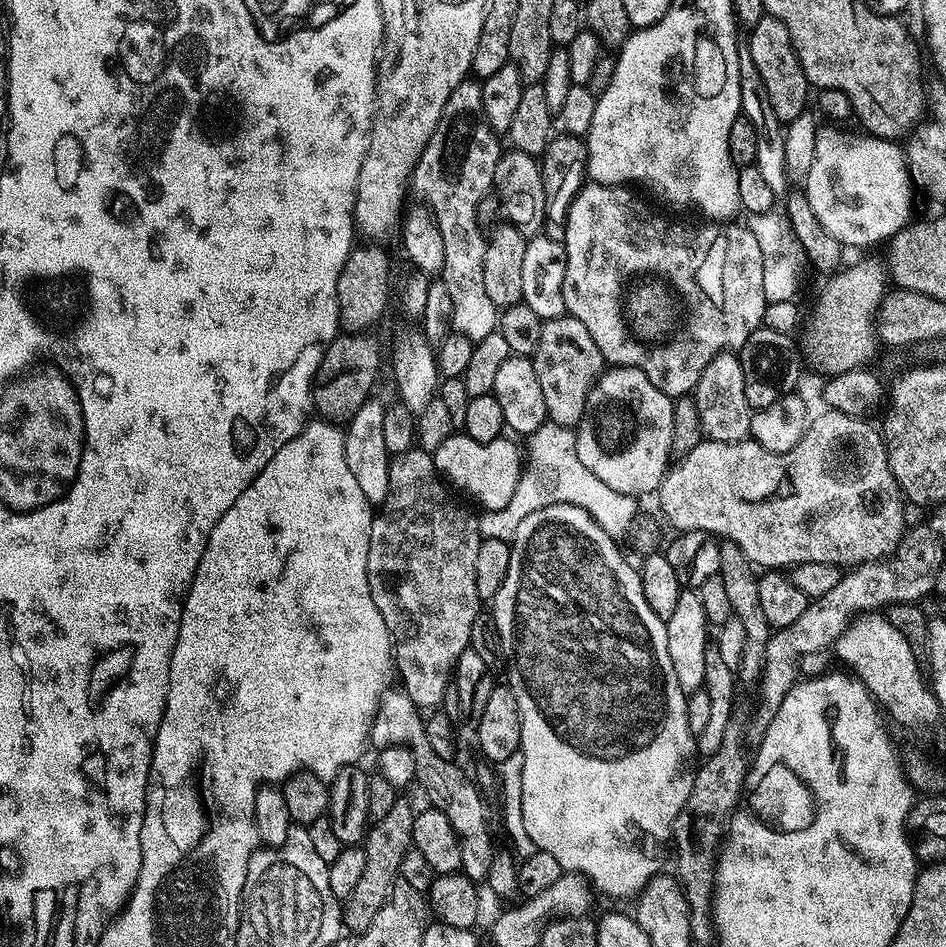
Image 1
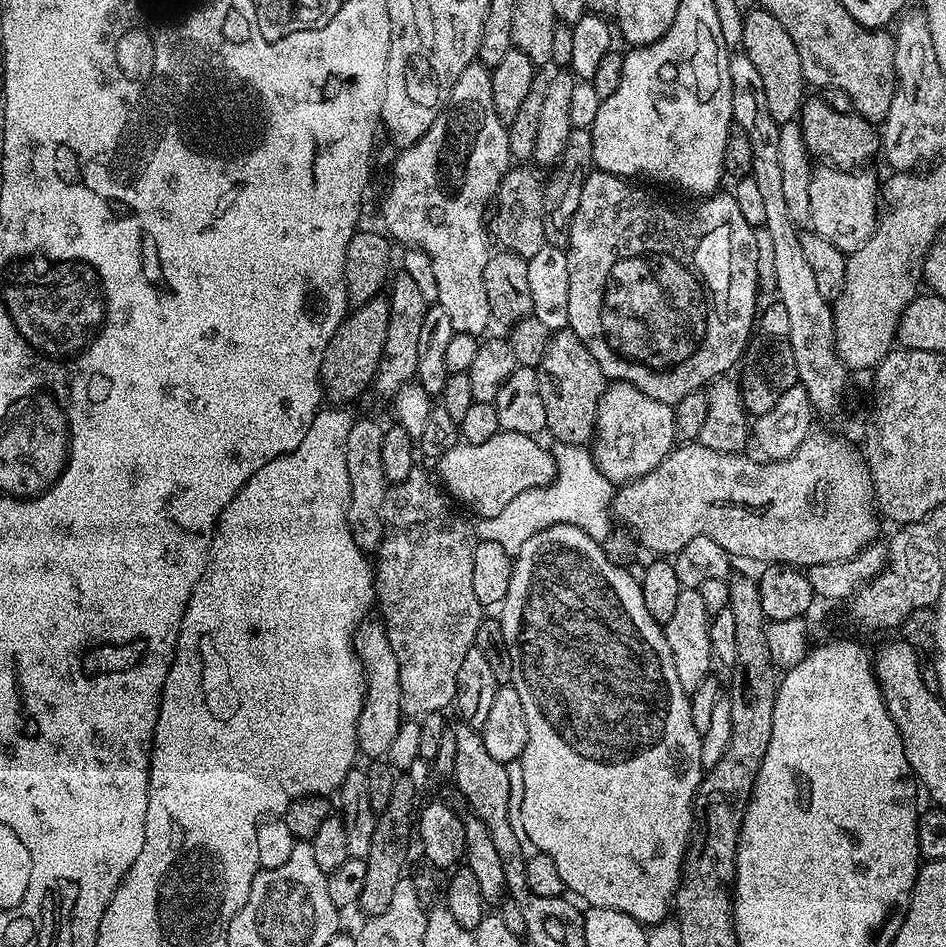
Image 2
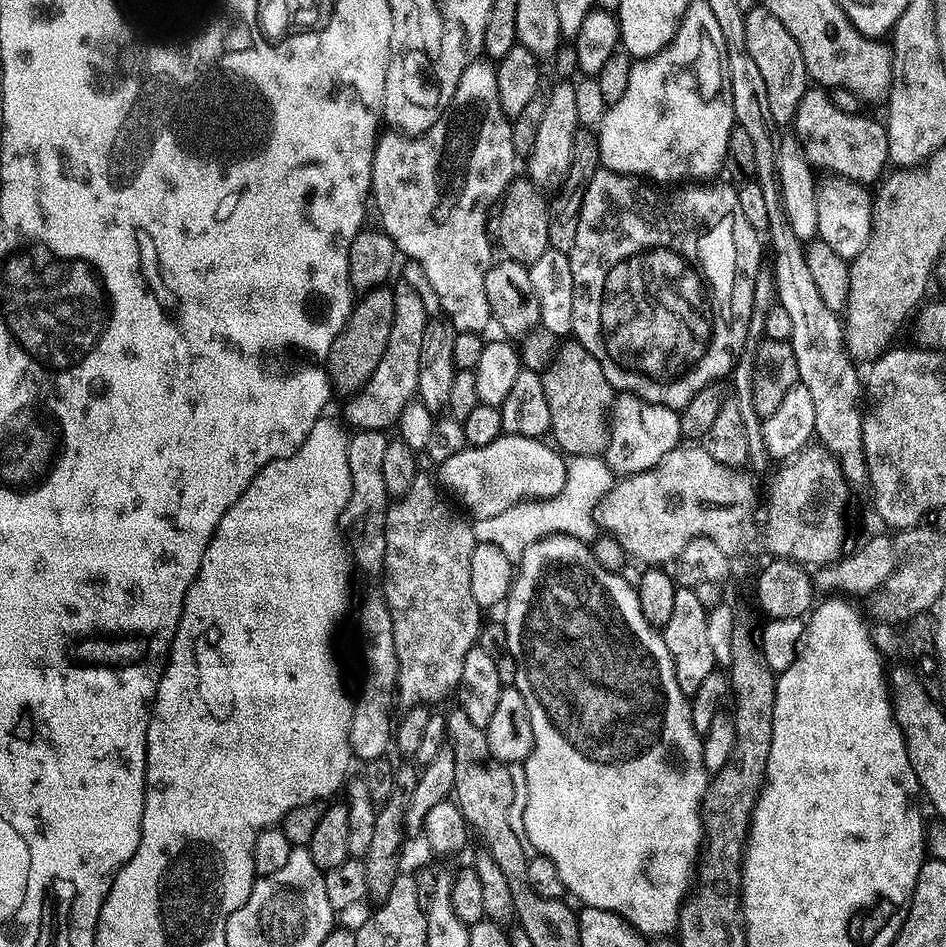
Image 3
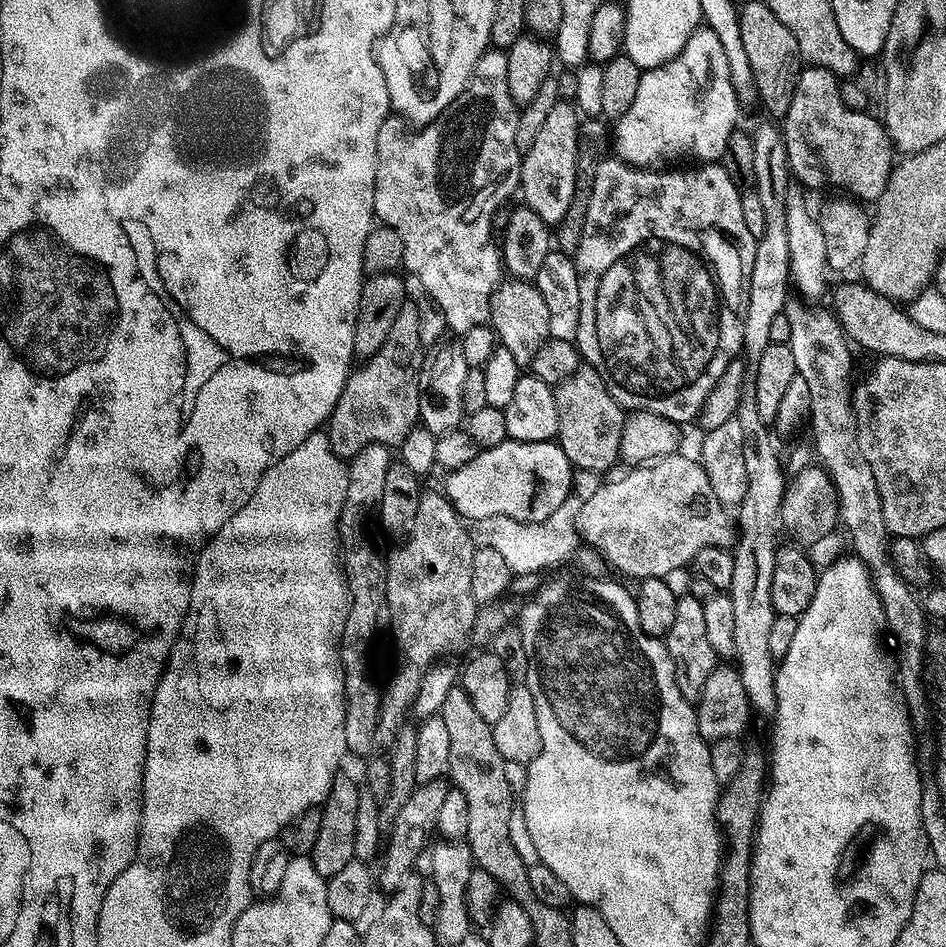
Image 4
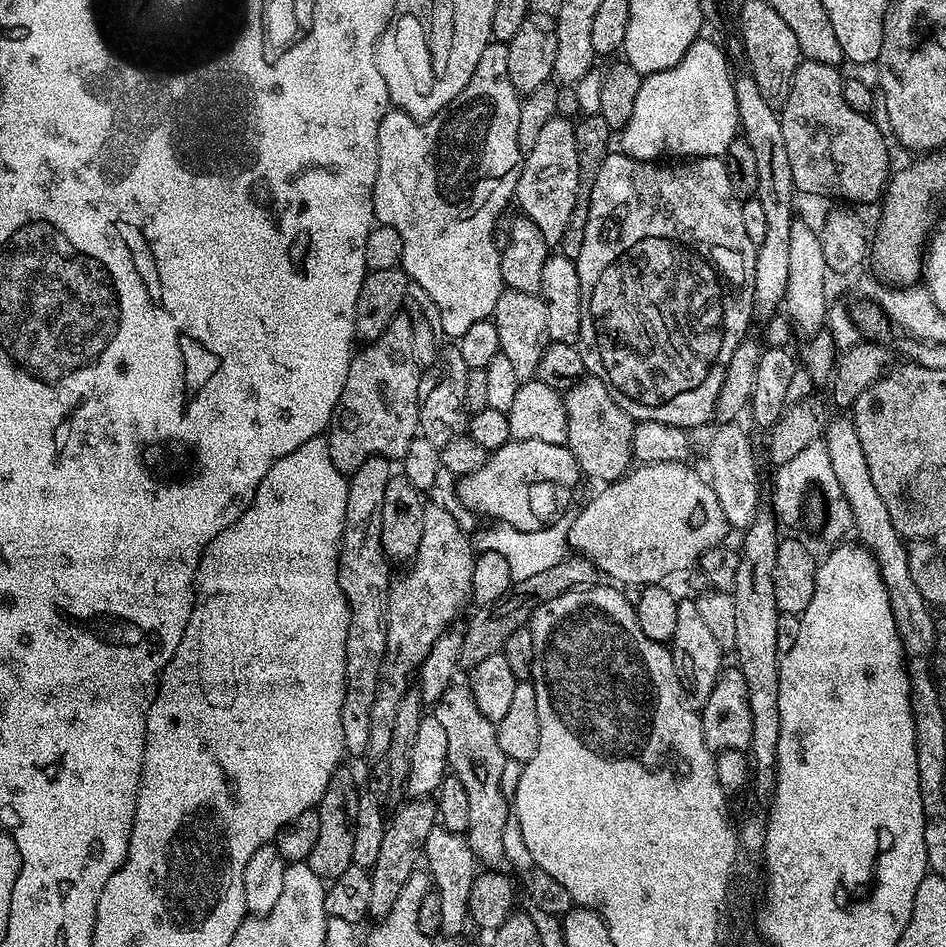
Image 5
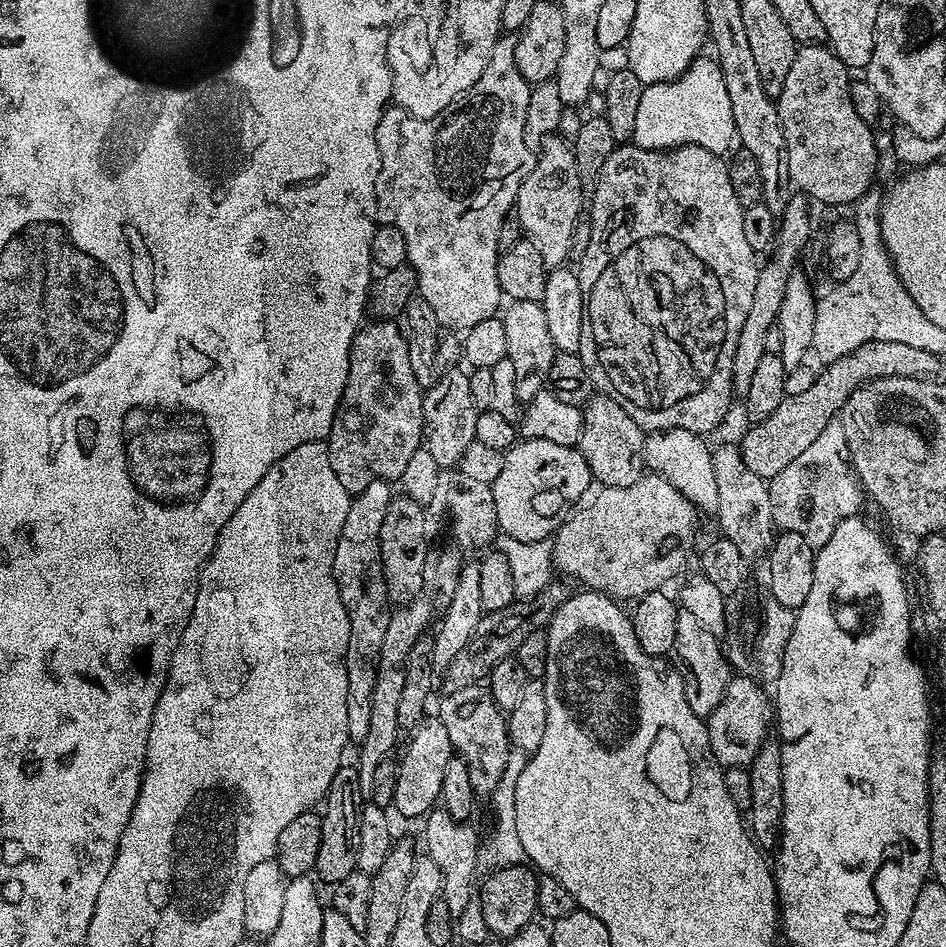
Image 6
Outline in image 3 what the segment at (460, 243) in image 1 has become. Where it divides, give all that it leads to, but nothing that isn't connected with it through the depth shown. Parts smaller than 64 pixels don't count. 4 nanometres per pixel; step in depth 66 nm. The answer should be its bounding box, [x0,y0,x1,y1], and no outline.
[370,58,518,333]

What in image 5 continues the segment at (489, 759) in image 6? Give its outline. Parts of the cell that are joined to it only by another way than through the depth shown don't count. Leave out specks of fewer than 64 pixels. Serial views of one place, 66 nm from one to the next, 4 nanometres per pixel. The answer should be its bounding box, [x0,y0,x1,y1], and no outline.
[434,682,510,869]

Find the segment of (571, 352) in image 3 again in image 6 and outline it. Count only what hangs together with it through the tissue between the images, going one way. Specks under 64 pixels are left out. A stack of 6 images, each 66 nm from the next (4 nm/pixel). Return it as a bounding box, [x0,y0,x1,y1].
[578,394,646,488]

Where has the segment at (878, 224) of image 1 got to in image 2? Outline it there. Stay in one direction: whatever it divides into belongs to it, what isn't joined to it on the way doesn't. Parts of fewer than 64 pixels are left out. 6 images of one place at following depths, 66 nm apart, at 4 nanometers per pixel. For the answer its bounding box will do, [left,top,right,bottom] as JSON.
[810,166,878,254]

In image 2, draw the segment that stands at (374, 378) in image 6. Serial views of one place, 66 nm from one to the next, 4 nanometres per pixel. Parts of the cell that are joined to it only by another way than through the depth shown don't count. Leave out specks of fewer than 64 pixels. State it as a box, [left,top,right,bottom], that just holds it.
[374,270,429,398]

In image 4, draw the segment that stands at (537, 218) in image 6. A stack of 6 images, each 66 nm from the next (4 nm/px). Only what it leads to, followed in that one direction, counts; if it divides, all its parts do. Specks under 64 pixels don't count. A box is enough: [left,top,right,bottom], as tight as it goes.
[519,102,581,226]

